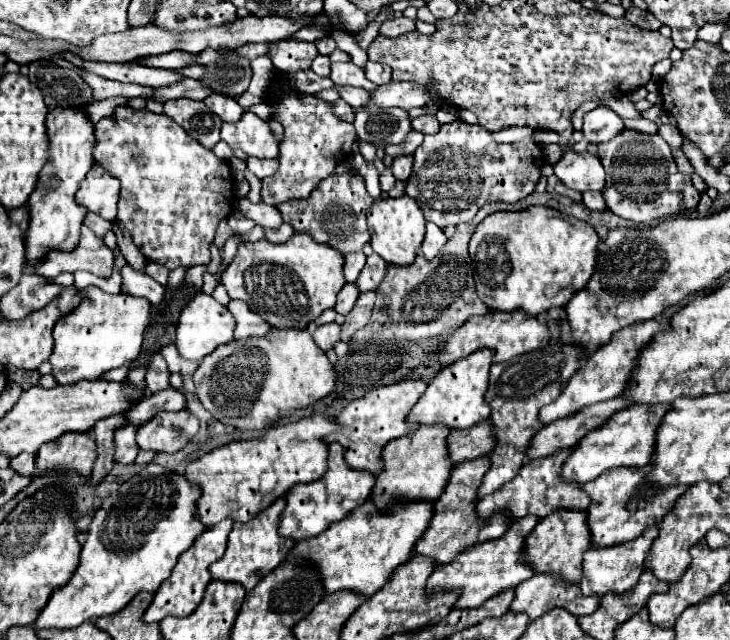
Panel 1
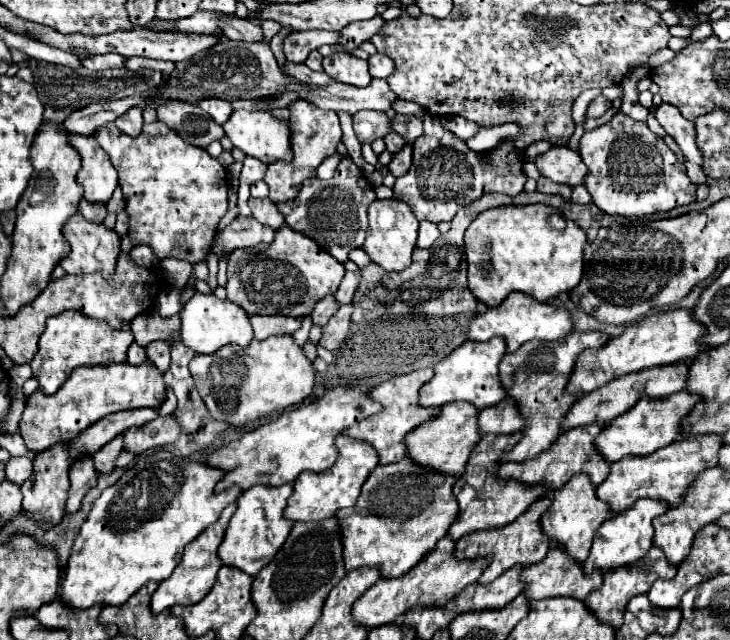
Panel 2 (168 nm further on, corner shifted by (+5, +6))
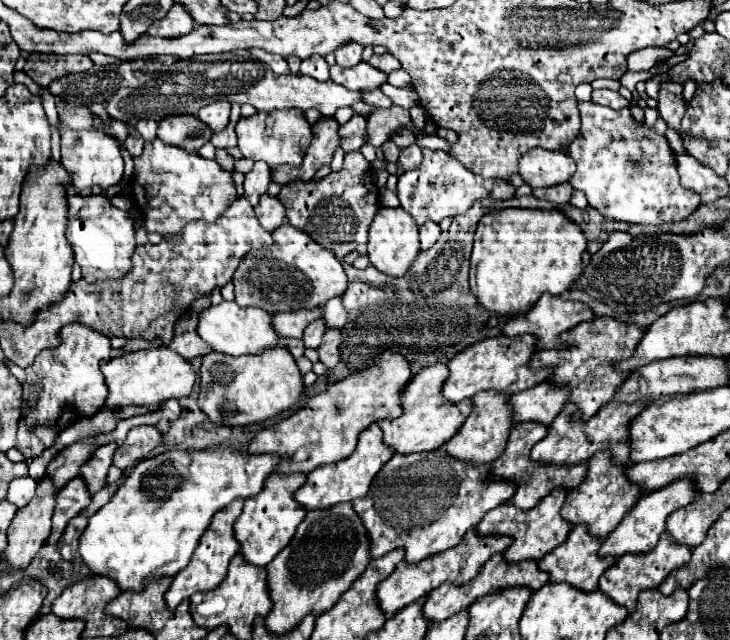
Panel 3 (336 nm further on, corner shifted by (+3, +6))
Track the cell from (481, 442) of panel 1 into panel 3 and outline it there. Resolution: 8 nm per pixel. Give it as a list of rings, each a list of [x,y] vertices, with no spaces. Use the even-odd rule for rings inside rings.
[[[542,381],[534,389],[510,397],[510,403],[512,403],[512,423],[536,421],[542,425],[550,425],[550,421],[554,421],[554,417],[564,407],[566,393],[558,393],[558,389],[550,389],[550,385]]]

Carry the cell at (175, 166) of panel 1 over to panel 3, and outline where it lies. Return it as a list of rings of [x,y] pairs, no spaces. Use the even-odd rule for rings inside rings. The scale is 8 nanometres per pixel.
[[[154,139],[144,143],[140,157],[134,157],[132,197],[144,211],[146,231],[158,233],[164,239],[174,239],[190,221],[214,223],[236,199],[236,189],[232,173],[224,171],[216,161]]]

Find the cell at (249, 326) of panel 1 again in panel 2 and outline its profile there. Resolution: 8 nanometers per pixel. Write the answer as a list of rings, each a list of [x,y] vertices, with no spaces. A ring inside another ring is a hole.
[[[252,315],[250,323],[254,327],[254,337],[256,339],[268,339],[272,335],[292,335],[294,331],[300,329],[302,319],[294,317],[276,317],[276,315]]]

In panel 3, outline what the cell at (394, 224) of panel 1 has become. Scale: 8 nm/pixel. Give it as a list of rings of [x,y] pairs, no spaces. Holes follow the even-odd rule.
[[[380,207],[368,233],[368,257],[370,263],[392,277],[402,277],[418,255],[418,225],[402,207]]]

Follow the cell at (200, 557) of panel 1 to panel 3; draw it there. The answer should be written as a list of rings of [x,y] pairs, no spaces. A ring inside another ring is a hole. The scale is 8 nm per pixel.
[[[242,499],[232,501],[230,505],[226,505],[226,509],[222,509],[222,513],[214,515],[214,521],[210,523],[210,529],[206,529],[206,533],[202,535],[202,541],[198,543],[198,549],[194,551],[194,557],[190,559],[190,565],[186,569],[182,569],[182,573],[178,573],[178,577],[172,579],[172,583],[170,583],[170,587],[164,595],[164,601],[166,601],[168,609],[176,609],[180,601],[184,601],[184,599],[188,599],[188,597],[192,597],[194,593],[200,593],[200,591],[202,593],[212,591],[224,581],[228,563],[238,553],[238,541],[234,541],[232,525],[238,519],[238,515],[242,513],[242,505],[244,505]]]

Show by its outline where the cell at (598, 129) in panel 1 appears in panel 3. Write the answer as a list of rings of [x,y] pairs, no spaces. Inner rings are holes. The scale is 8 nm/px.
[[[600,89],[600,91],[592,91],[592,101],[598,105],[606,105],[612,109],[622,109],[628,105],[628,99],[624,99],[618,91],[608,91],[608,89]]]

